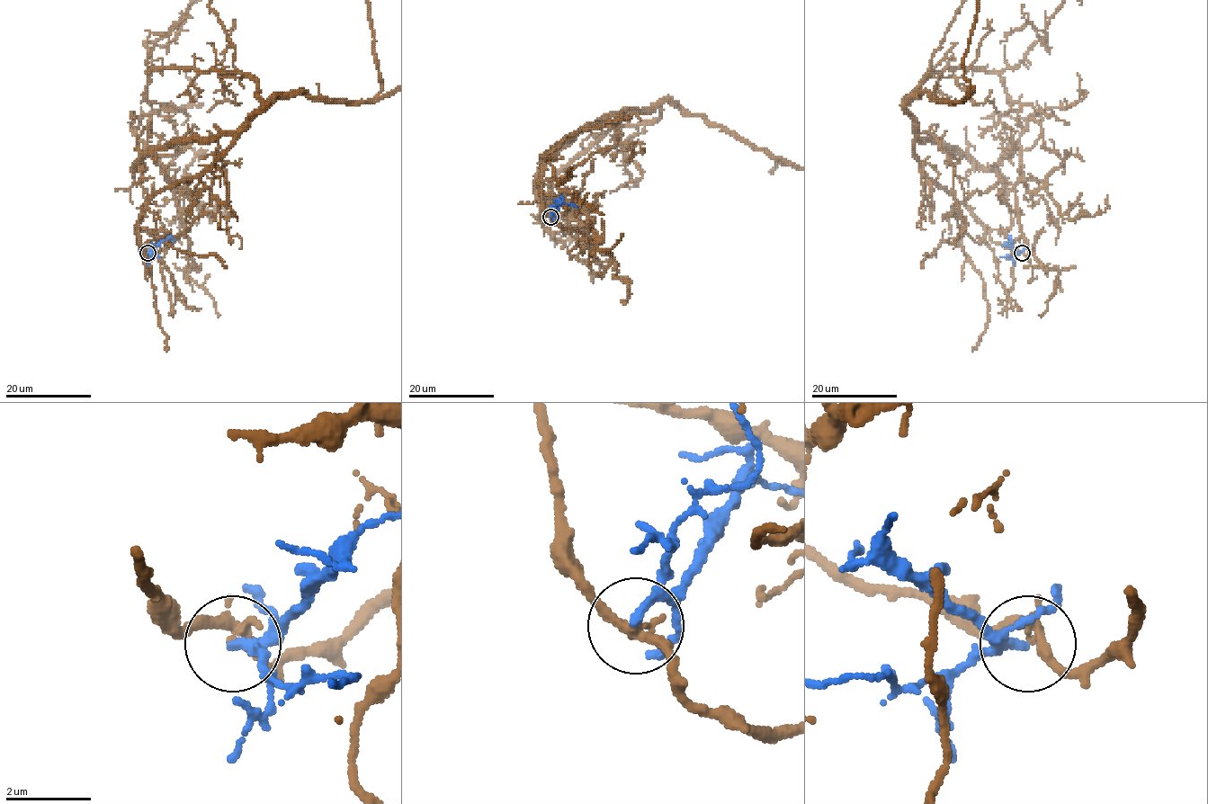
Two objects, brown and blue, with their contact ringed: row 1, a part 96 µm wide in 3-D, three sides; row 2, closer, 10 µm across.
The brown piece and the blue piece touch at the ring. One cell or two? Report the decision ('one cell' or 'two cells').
two cells

